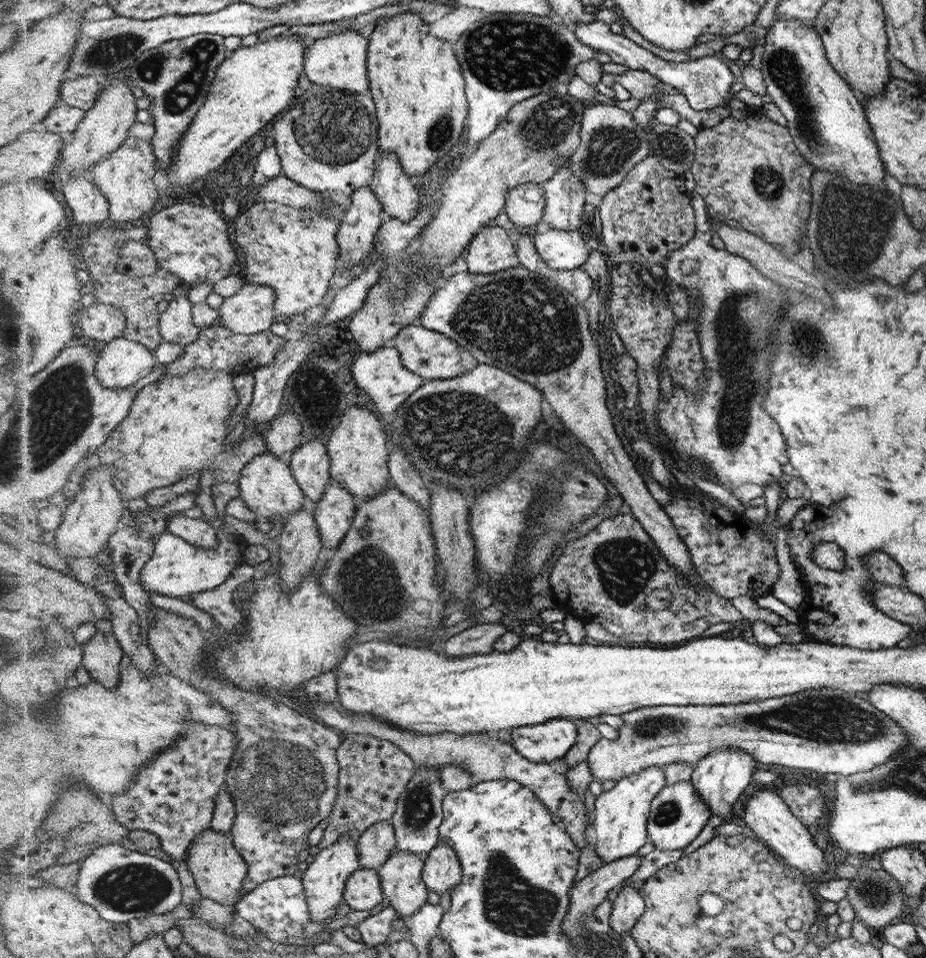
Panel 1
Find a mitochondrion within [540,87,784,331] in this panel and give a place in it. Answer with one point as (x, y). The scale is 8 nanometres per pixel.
(609, 148)

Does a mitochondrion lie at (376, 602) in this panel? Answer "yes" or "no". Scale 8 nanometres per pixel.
yes

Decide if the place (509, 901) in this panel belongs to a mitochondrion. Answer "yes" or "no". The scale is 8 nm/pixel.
yes

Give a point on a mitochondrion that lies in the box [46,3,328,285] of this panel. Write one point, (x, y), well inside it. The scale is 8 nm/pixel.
(183, 92)

